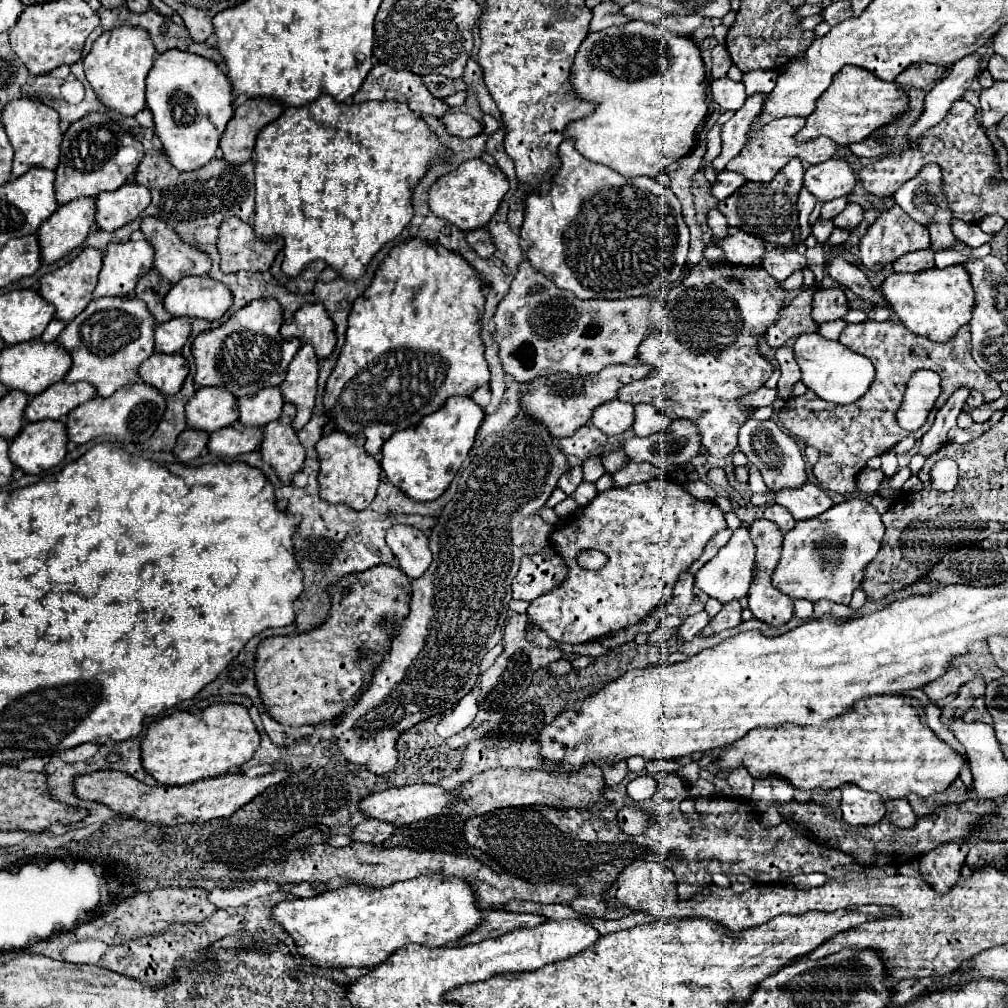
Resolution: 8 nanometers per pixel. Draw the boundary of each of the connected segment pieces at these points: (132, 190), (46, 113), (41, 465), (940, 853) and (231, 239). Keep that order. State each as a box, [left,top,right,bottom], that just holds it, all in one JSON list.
[[95,182,149,232],[3,100,61,178],[9,420,67,474],[919,842,969,892],[217,218,283,272]]

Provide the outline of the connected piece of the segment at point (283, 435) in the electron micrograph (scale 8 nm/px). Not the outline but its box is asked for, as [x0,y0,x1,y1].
[259,404,305,486]

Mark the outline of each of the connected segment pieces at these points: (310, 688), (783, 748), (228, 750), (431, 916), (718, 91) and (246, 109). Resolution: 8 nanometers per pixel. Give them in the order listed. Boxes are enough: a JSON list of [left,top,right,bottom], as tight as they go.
[[255,566,411,726],[719,694,969,800],[141,702,261,786],[273,874,485,968],[711,78,747,110],[219,98,283,164]]

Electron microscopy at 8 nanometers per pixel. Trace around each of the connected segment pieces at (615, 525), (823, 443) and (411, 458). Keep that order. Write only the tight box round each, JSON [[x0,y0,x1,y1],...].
[[529,480,725,644],[777,314,1001,494],[381,398,481,502]]

